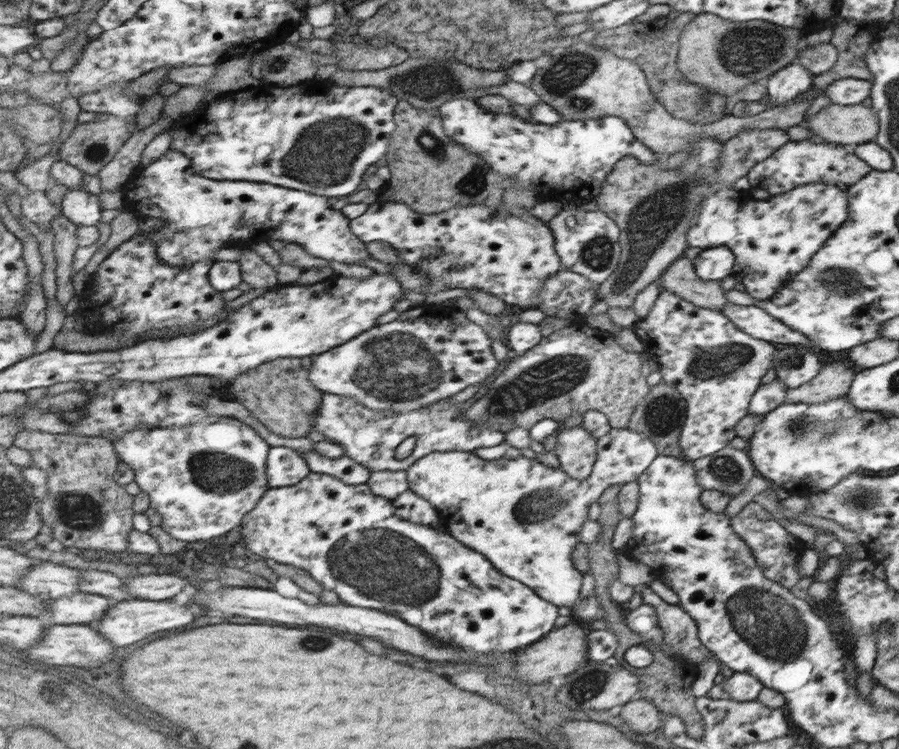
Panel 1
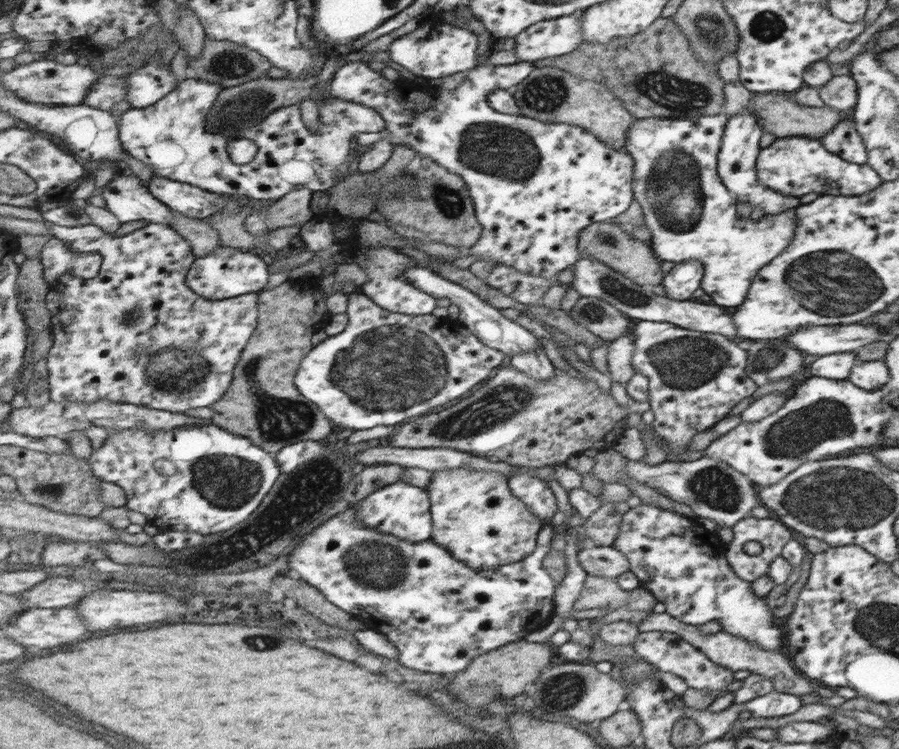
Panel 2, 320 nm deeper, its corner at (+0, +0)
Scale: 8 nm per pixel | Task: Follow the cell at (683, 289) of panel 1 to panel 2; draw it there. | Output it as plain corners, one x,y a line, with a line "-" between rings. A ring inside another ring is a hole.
608,222
589,224
588,227
581,230
578,237
576,244
579,254
587,255
587,257
593,258
593,261
612,268
615,272
619,272
625,278
633,281
633,284
650,287
663,282
661,280
663,274
659,272
659,262
653,256
653,252
649,250
649,246
645,246
645,243
639,240
633,240
617,224

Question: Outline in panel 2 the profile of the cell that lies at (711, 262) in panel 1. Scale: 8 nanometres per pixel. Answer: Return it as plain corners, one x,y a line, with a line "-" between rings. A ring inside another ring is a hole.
689,260
685,263
674,264
665,273
661,283
665,296
671,300
688,300
691,294
700,287
703,278
703,268
699,261

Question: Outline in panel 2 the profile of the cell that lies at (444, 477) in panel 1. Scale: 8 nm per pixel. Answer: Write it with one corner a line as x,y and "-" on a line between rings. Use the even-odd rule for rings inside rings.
438,470
427,486
432,498
432,539
451,551
457,560
464,561
471,568
495,568
519,563
531,556
539,545
540,532
545,524
529,508
525,501
512,491
508,477
499,471
486,470

